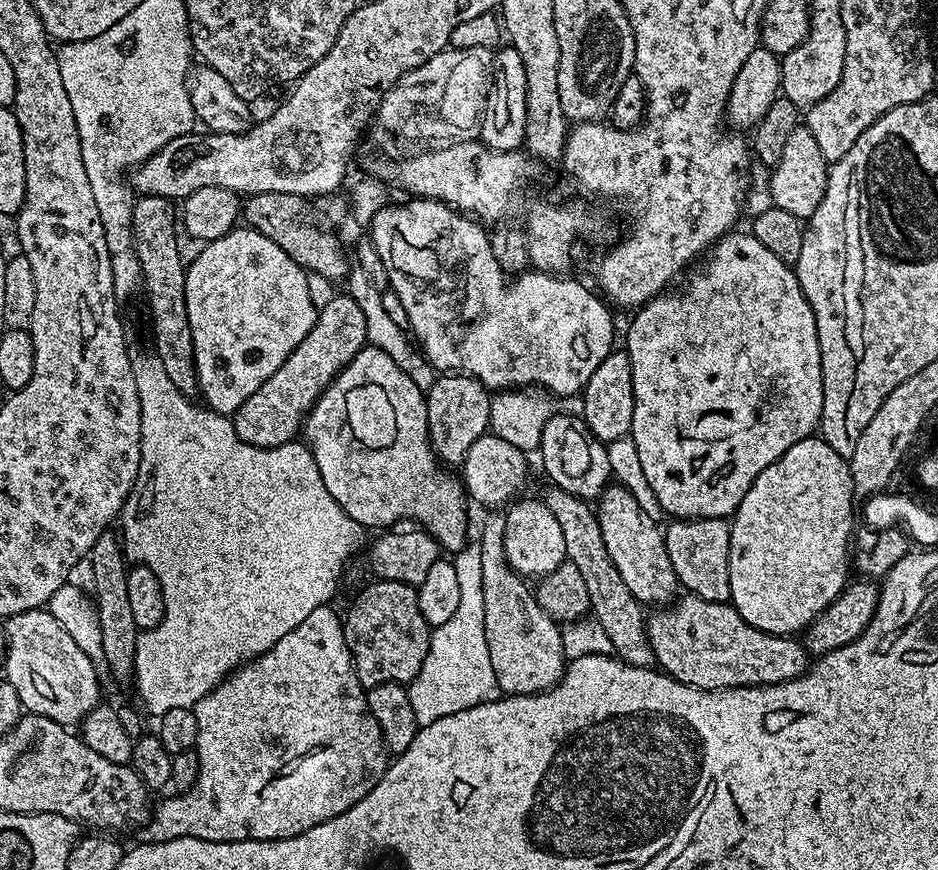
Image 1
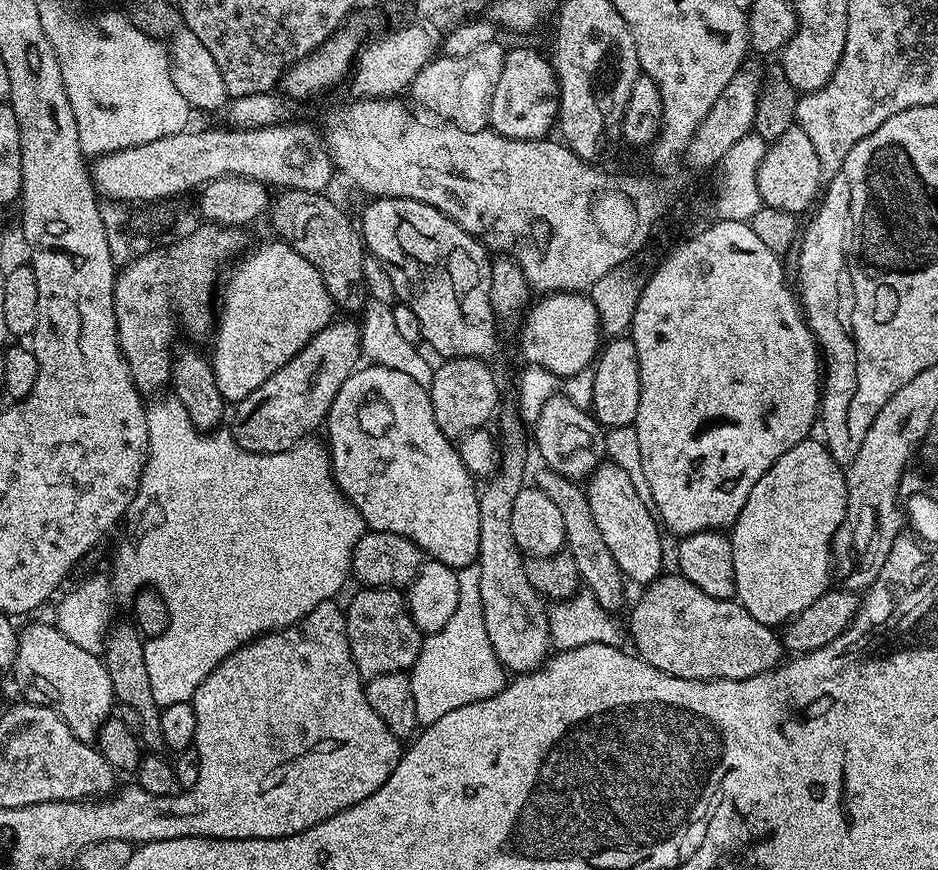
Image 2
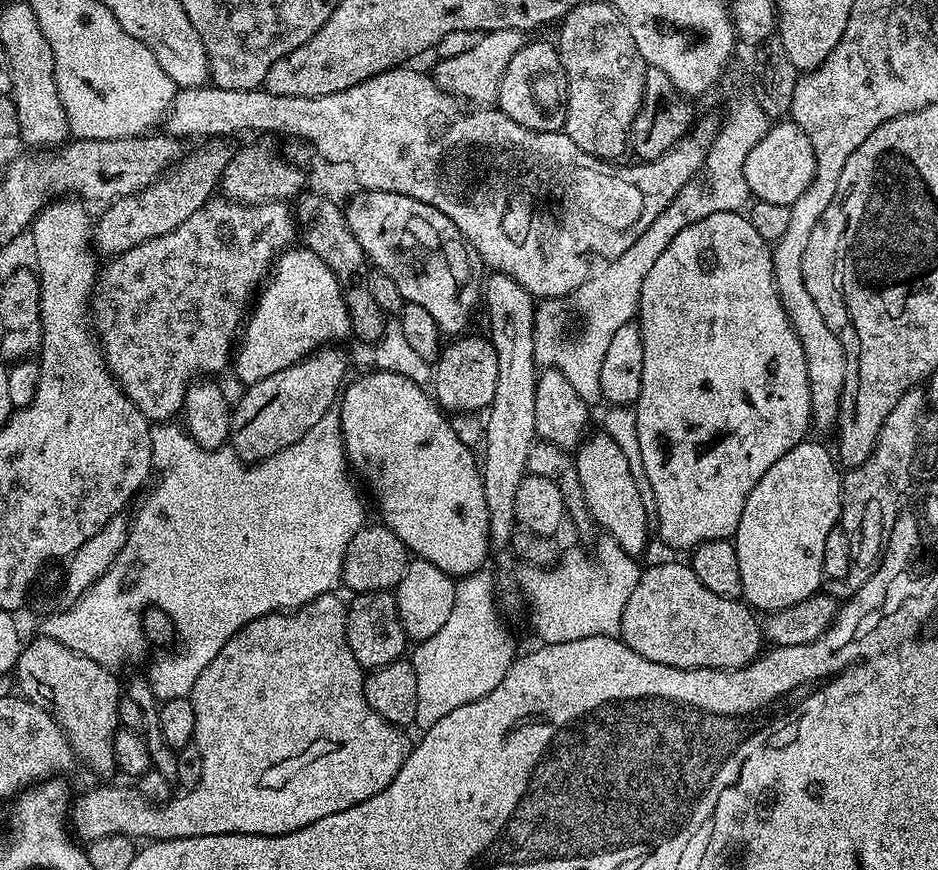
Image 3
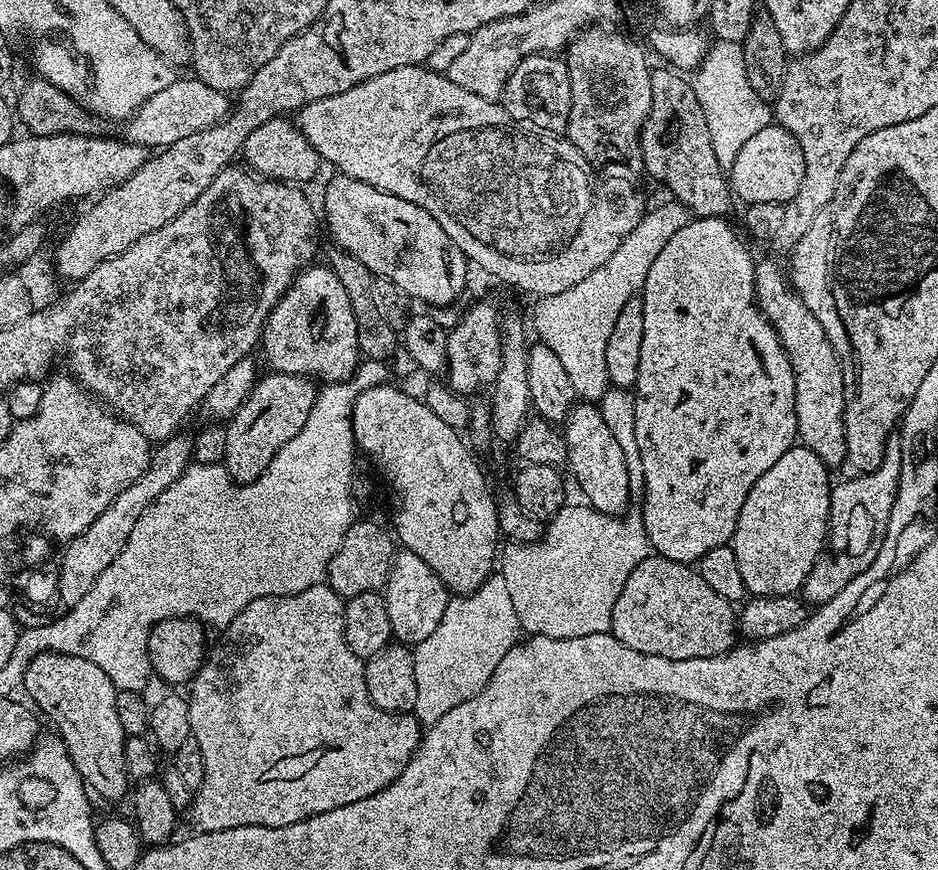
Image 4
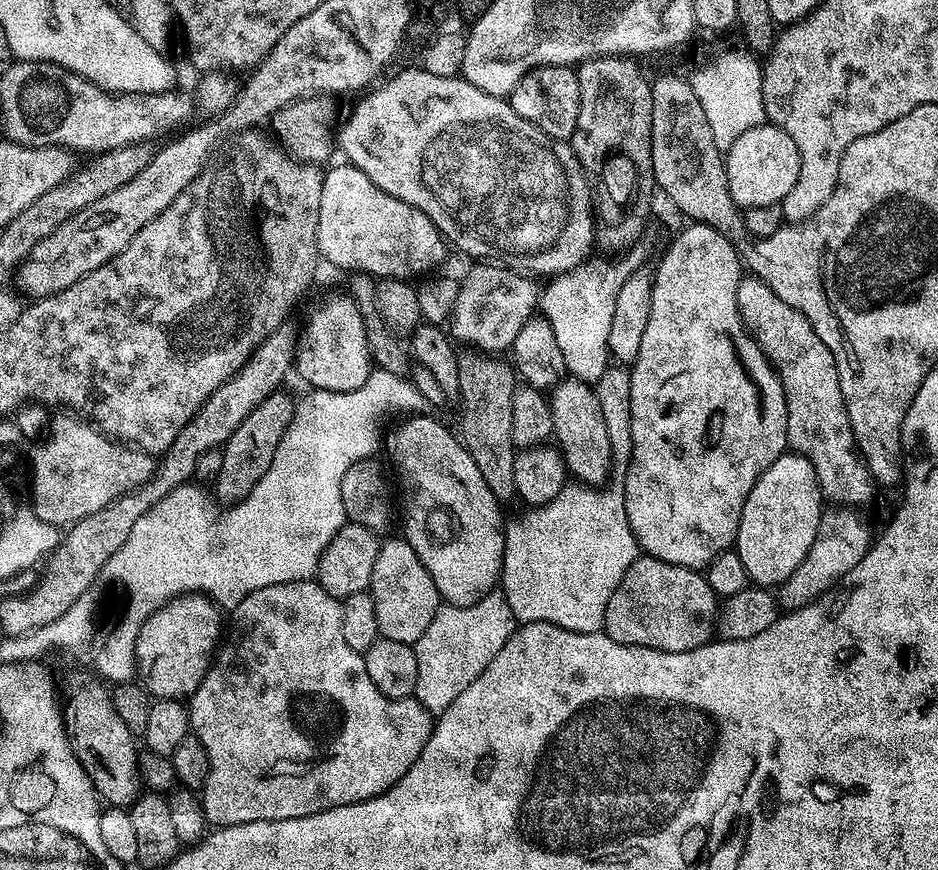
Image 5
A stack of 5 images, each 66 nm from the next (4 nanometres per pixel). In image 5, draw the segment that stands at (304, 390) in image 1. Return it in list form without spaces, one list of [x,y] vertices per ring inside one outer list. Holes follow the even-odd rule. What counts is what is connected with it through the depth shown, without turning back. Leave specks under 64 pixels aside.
[[[284,390],[271,392],[265,400],[258,402],[258,406],[254,406],[254,410],[250,410],[250,414],[246,414],[242,426],[238,426],[234,434],[230,434],[230,438],[222,446],[222,470],[214,481],[215,493],[221,501],[245,500],[254,486],[262,482],[262,474],[266,474],[266,470],[270,470],[270,462],[274,462],[274,450],[278,450],[278,442],[282,442],[294,418],[296,405],[297,401],[291,400]]]

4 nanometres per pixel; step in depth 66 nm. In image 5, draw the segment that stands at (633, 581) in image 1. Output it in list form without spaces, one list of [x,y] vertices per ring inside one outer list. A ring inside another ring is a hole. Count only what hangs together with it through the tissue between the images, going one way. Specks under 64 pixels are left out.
[[[575,378],[565,379],[556,385],[550,396],[553,414],[554,440],[560,443],[558,451],[564,458],[564,467],[577,476],[584,486],[604,486],[609,483],[614,457],[610,446],[610,433],[602,418],[602,406],[598,406],[596,389],[593,385]]]

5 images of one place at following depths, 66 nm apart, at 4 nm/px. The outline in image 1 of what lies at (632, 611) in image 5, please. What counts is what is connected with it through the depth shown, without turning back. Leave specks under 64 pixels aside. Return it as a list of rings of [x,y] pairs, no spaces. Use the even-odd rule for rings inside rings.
[[[684,594],[673,599],[667,606],[657,607],[653,612],[656,613],[653,616],[651,613],[646,620],[648,645],[652,648],[656,664],[683,684],[706,690],[753,688],[792,680],[795,676],[804,675],[810,667],[810,653],[804,649],[799,639],[766,634],[750,626],[750,622],[746,622],[746,618],[742,618],[742,614],[738,614],[738,610],[731,603],[706,602],[697,596]]]

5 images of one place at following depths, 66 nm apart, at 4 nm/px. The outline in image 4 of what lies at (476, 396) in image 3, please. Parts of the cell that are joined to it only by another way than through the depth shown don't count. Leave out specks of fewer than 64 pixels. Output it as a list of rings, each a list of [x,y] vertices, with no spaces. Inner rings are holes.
[[[476,304],[456,325],[451,325],[446,342],[446,383],[453,392],[468,398],[471,392],[480,392],[484,387],[485,391],[495,384],[500,369],[501,315],[501,309],[492,304]]]

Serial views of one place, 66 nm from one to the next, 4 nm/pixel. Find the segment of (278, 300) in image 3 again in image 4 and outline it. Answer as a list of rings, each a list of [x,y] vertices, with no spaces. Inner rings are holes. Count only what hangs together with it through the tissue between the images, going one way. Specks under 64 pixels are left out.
[[[309,266],[303,269],[268,315],[262,337],[264,360],[272,372],[306,376],[320,382],[348,380],[356,368],[356,363],[361,363],[362,360],[358,346],[358,322],[354,322],[354,310],[350,310],[350,297],[346,294],[342,282],[338,282],[338,274],[334,274],[327,266],[316,267]]]

